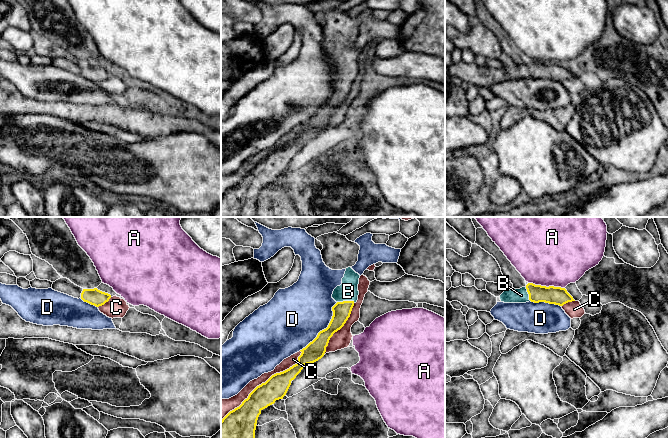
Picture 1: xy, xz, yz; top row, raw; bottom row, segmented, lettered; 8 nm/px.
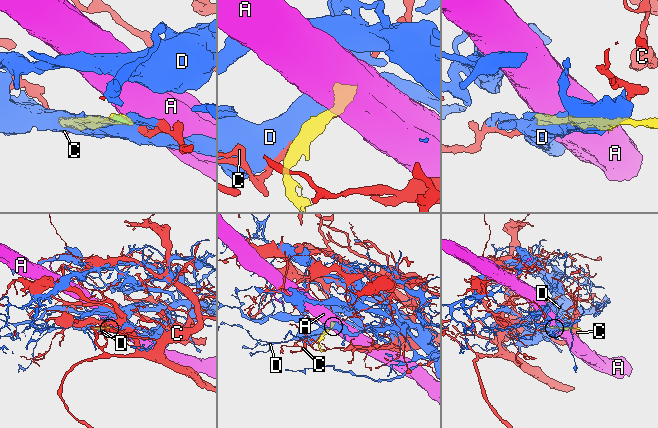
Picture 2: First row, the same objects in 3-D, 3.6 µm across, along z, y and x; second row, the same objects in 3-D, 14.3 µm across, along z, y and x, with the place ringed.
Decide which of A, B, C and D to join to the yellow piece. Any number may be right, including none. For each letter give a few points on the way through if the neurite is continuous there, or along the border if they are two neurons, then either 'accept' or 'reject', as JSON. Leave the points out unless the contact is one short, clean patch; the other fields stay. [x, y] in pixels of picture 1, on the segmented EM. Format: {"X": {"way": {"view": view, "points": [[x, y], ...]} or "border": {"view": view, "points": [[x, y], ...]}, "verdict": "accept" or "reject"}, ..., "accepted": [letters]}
{"A": {"border": {"view": "yz", "points": [[528, 282], [564, 288]]}, "verdict": "reject"}, "B": {"way": {"view": "xz", "points": [[341, 310], [345, 301], [345, 295], [348, 291]]}, "verdict": "accept"}, "C": {"verdict": "reject"}, "D": {"verdict": "reject"}, "accepted": ["B"]}

